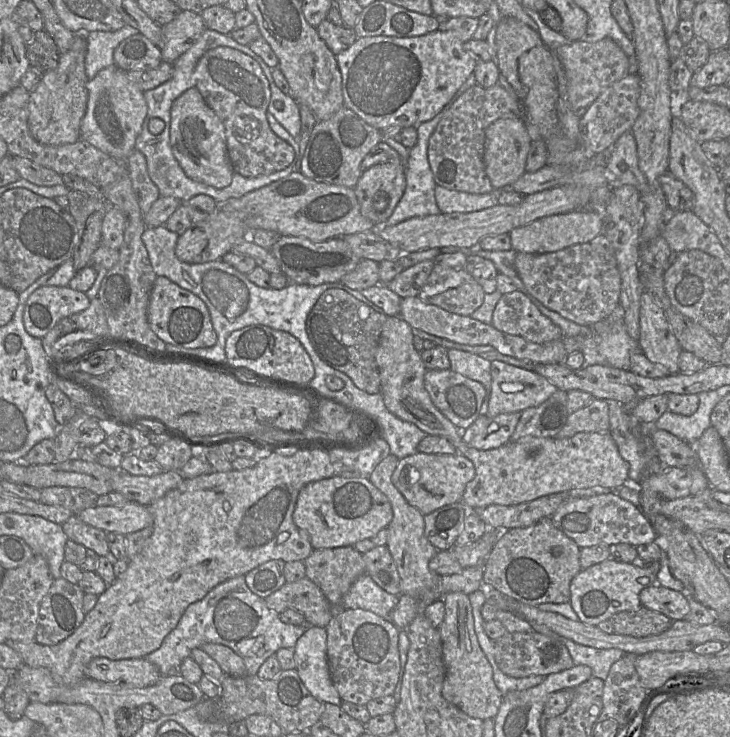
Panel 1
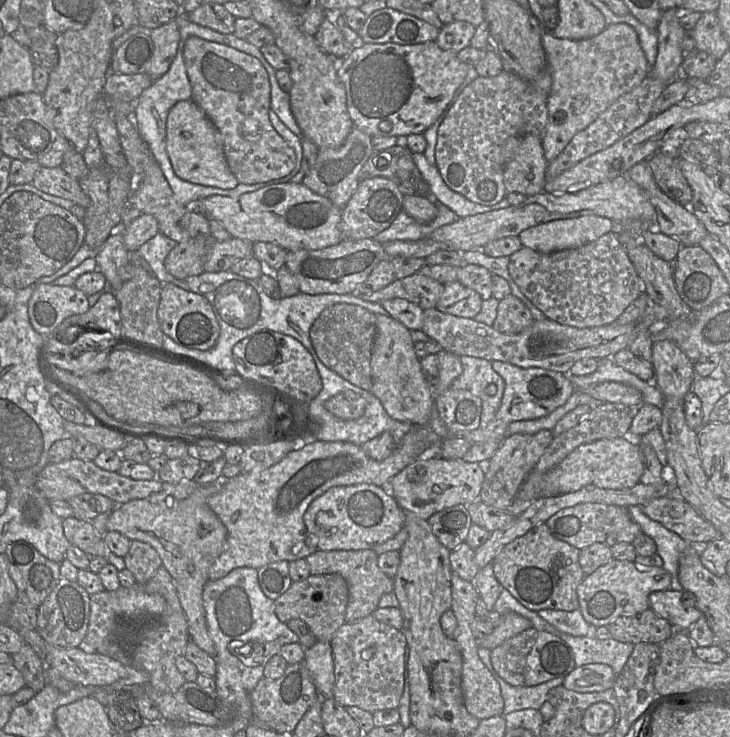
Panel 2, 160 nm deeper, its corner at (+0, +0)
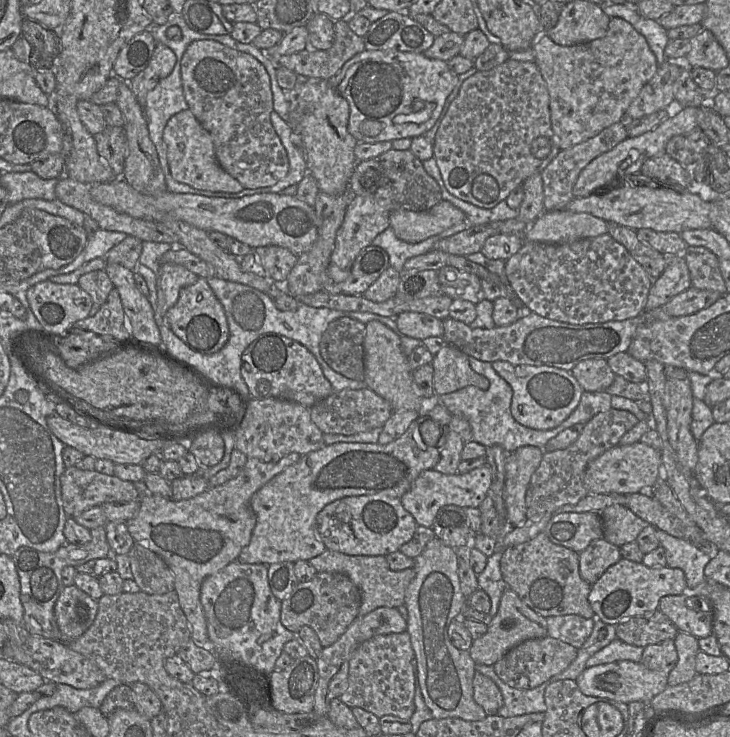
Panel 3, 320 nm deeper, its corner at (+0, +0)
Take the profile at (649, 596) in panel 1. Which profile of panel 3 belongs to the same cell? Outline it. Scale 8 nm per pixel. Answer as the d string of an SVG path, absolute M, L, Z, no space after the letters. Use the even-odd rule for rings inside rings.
M686 594L664 596L659 601L659 610L664 613L678 631L696 638L705 638L713 633L712 611L691 609L686 605Z

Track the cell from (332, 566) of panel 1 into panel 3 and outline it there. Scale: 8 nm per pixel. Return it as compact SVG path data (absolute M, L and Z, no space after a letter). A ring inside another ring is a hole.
M326 549L322 554L310 559L308 563L318 573L344 574L359 588L362 599L357 618L362 618L379 607L397 608L403 606L406 589L415 577L414 568L401 571L391 570L385 556L346 555Z

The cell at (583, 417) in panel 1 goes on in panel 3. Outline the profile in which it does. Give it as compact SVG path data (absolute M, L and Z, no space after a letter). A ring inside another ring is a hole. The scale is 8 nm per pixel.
M611 408L587 421L579 437L567 448L545 451L526 492L526 517L532 521L539 521L545 515L555 514L560 507L576 504L588 495L589 491L584 485L584 474L588 464L606 450L618 445L621 437L638 422L631 412Z

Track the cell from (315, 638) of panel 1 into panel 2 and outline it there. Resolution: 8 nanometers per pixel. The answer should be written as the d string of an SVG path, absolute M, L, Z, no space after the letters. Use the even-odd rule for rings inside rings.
M317 641L306 649L304 662L319 694L324 699L333 698L335 676L330 643Z

